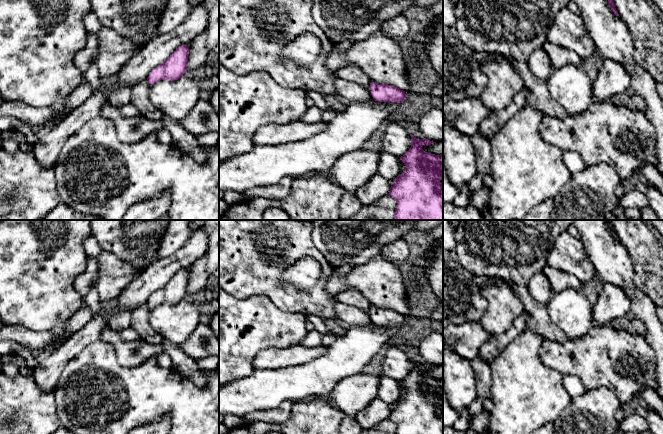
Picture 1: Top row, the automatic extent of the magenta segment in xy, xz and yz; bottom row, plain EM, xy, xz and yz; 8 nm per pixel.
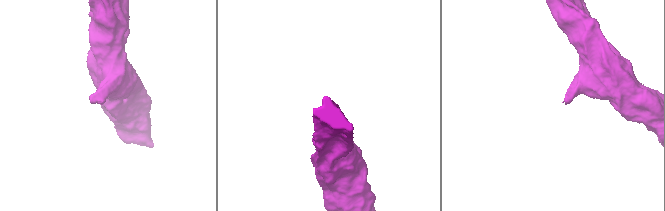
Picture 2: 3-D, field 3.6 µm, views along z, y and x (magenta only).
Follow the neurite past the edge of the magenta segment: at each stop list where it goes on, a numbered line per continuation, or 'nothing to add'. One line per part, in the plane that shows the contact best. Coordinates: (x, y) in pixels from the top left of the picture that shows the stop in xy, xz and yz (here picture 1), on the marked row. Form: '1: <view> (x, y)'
nothing to add

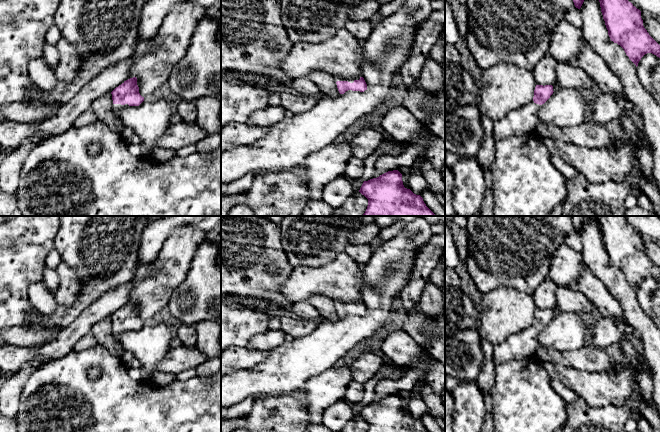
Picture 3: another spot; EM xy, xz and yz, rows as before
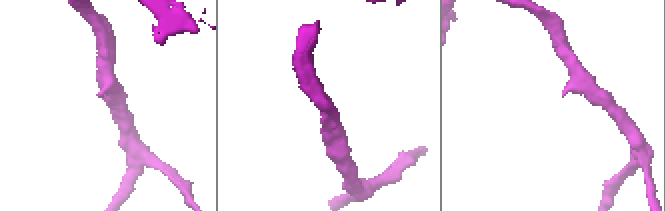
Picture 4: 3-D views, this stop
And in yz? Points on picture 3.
1: yz (523, 120)

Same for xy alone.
1: xy (117, 108)

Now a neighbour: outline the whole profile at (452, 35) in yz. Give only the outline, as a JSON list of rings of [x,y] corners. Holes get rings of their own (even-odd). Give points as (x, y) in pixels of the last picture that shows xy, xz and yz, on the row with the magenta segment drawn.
[[[445,0],[445,43],[455,45],[460,38],[461,34],[458,31],[451,3],[449,0]]]

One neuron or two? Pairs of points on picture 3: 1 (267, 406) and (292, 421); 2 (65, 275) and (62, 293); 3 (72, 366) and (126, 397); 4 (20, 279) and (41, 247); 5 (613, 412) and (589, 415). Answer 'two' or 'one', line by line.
1: one
2: one
3: one
4: one
5: one

